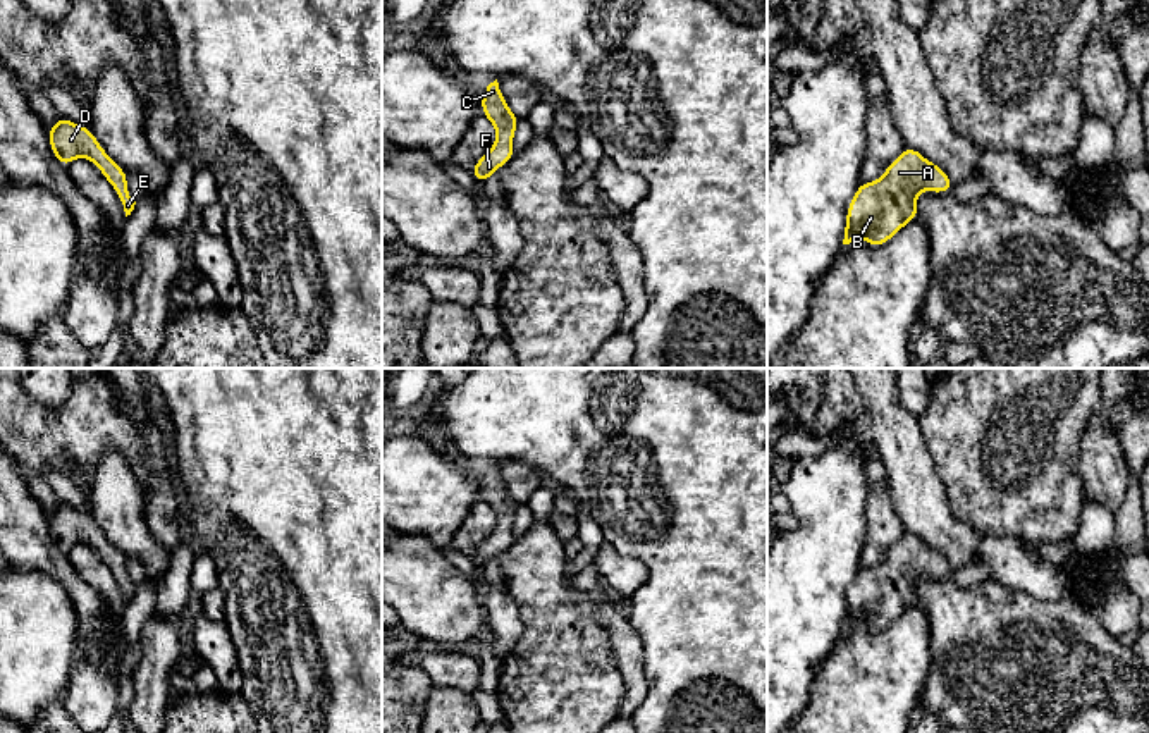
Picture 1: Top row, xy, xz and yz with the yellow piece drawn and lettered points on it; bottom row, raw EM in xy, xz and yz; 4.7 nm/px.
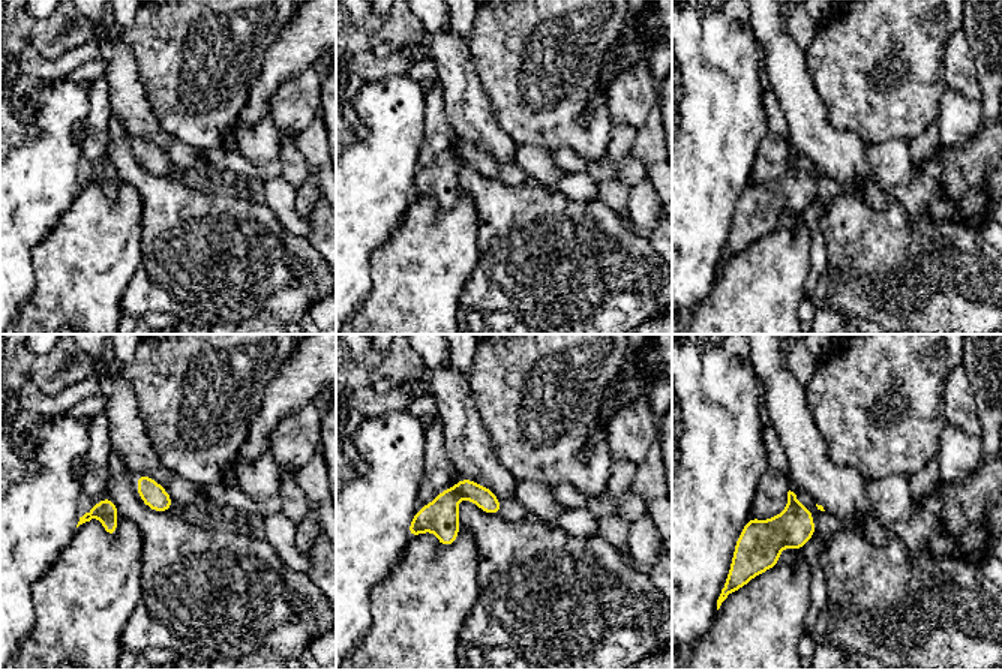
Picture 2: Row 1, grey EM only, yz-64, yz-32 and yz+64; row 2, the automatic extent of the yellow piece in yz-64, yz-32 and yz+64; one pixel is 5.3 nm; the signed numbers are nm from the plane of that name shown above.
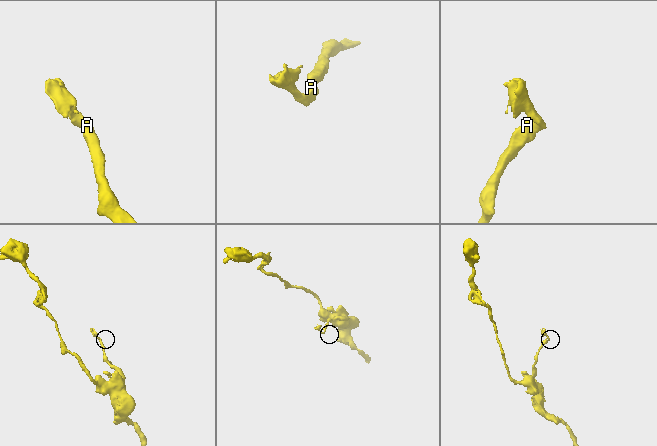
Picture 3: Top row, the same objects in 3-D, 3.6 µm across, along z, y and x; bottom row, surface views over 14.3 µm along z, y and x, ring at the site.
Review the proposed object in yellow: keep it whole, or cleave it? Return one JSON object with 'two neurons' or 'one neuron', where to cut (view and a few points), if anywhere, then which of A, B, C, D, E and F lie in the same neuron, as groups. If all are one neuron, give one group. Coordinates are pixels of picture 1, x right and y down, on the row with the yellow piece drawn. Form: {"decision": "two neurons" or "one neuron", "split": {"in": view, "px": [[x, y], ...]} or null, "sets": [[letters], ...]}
{"decision": "one neuron", "split": null, "sets": [["A", "B", "C", "D", "E", "F"]]}

